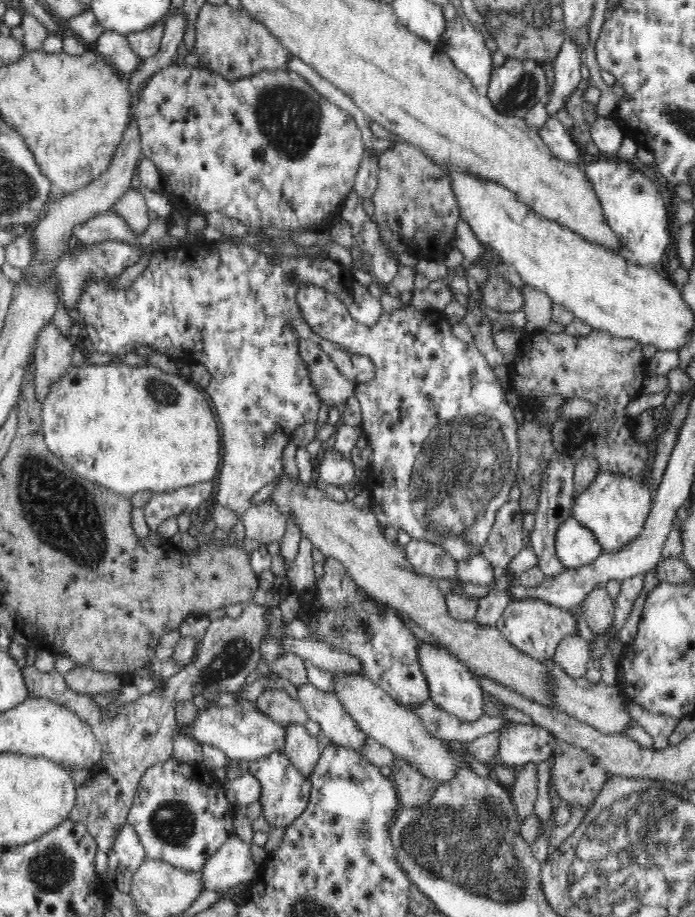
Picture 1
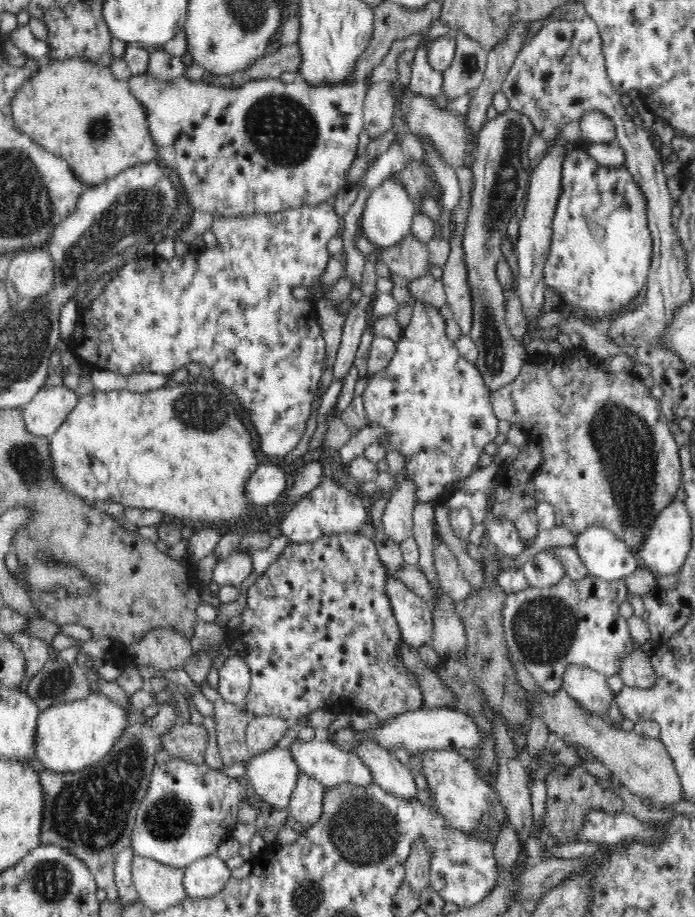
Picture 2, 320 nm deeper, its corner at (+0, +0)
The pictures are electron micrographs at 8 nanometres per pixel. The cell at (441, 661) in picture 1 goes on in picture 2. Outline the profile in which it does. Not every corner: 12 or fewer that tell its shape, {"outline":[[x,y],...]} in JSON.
{"outline":[[387,575],[402,640],[417,651],[432,640],[432,606]]}

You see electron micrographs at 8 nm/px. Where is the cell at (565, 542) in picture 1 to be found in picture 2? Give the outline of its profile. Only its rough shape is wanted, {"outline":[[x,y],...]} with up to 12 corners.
{"outline":[[590,525],[572,550],[591,576],[624,580],[641,566],[606,528]]}

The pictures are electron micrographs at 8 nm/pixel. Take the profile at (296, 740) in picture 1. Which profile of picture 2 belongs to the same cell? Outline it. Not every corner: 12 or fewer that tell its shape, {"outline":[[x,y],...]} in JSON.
{"outline":[[299,773],[288,814],[303,826],[322,816],[325,786]]}

